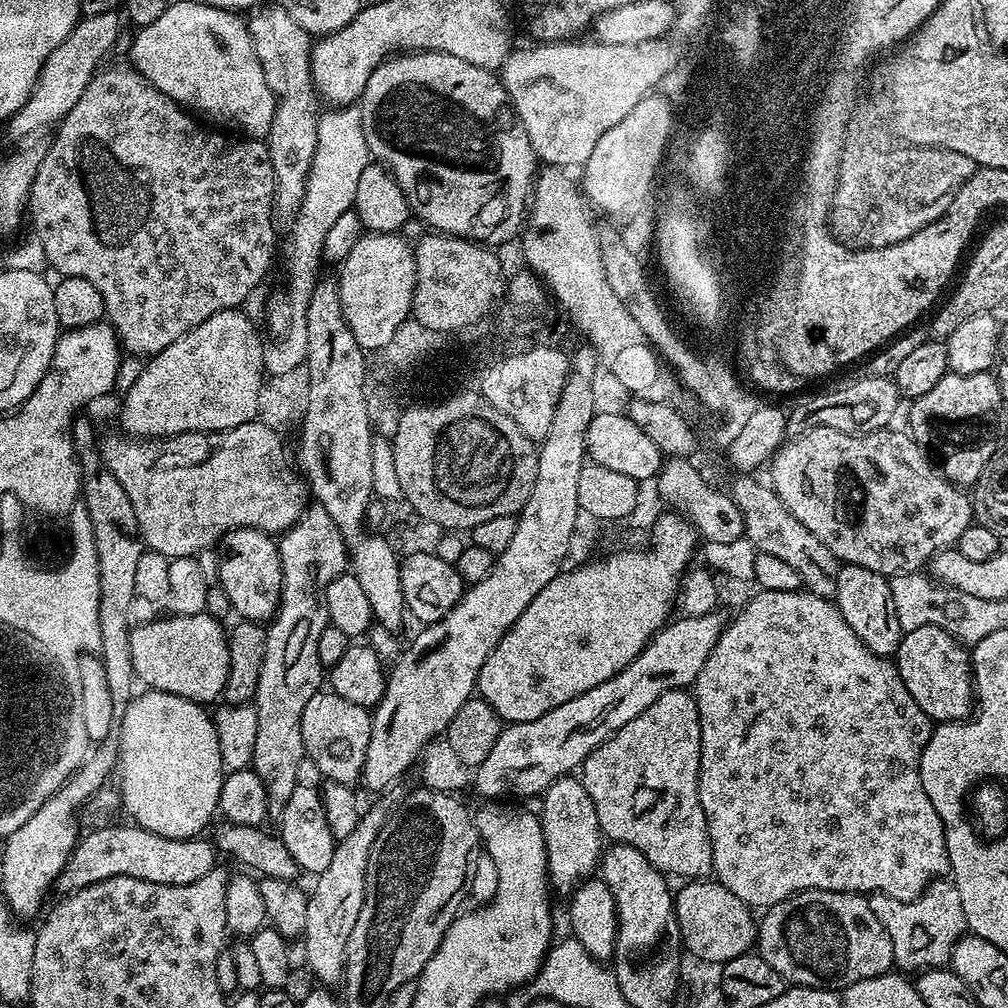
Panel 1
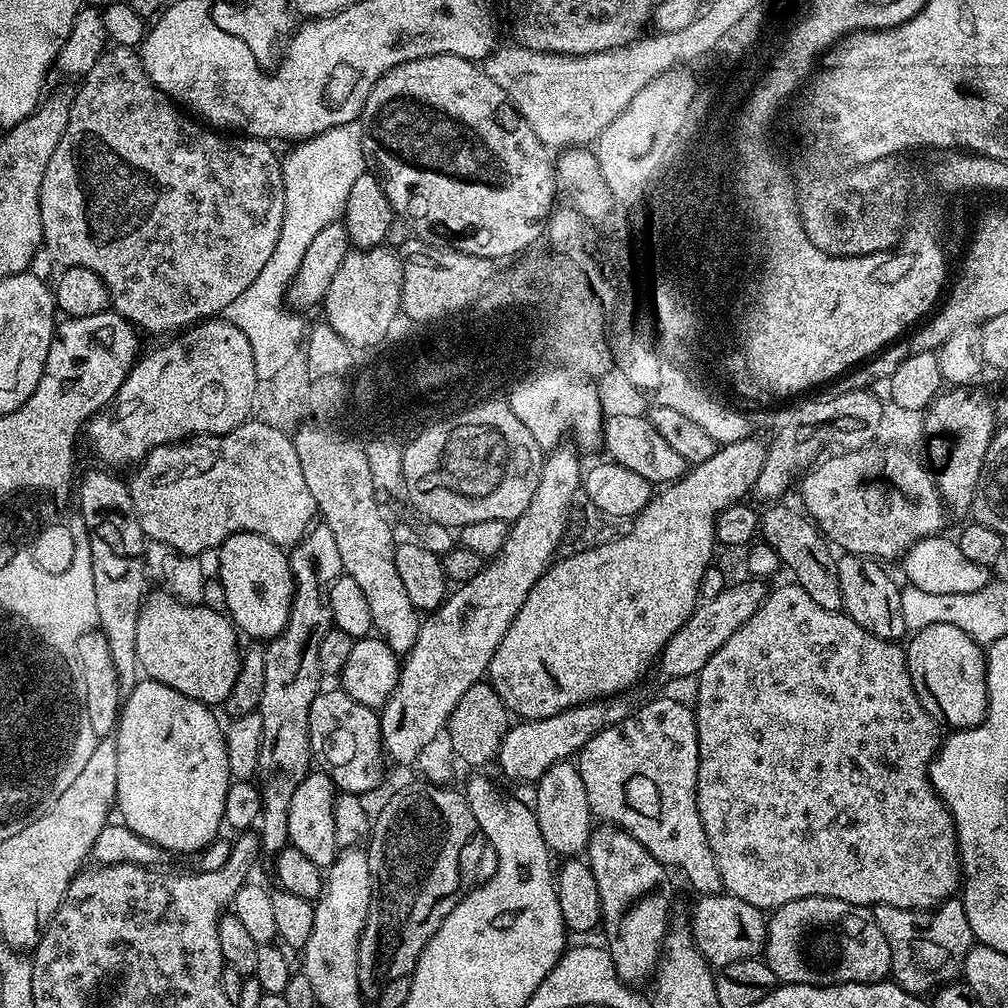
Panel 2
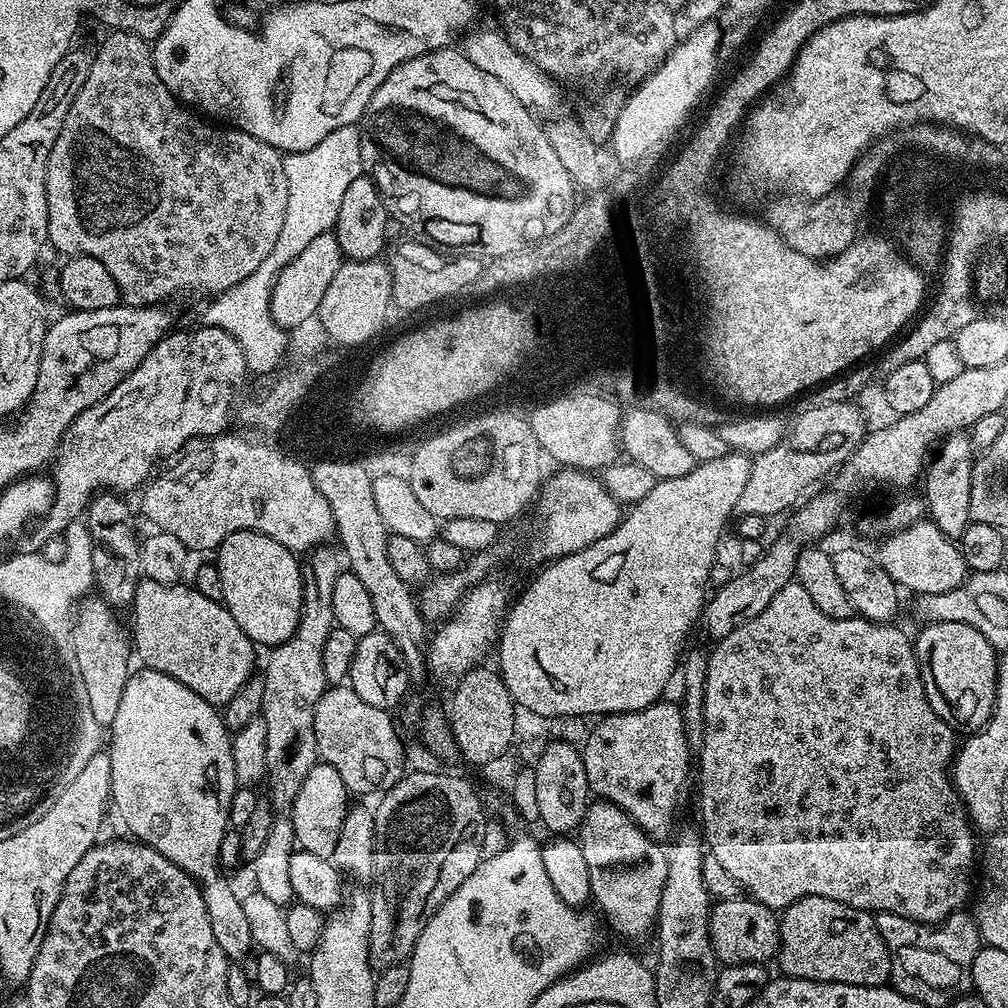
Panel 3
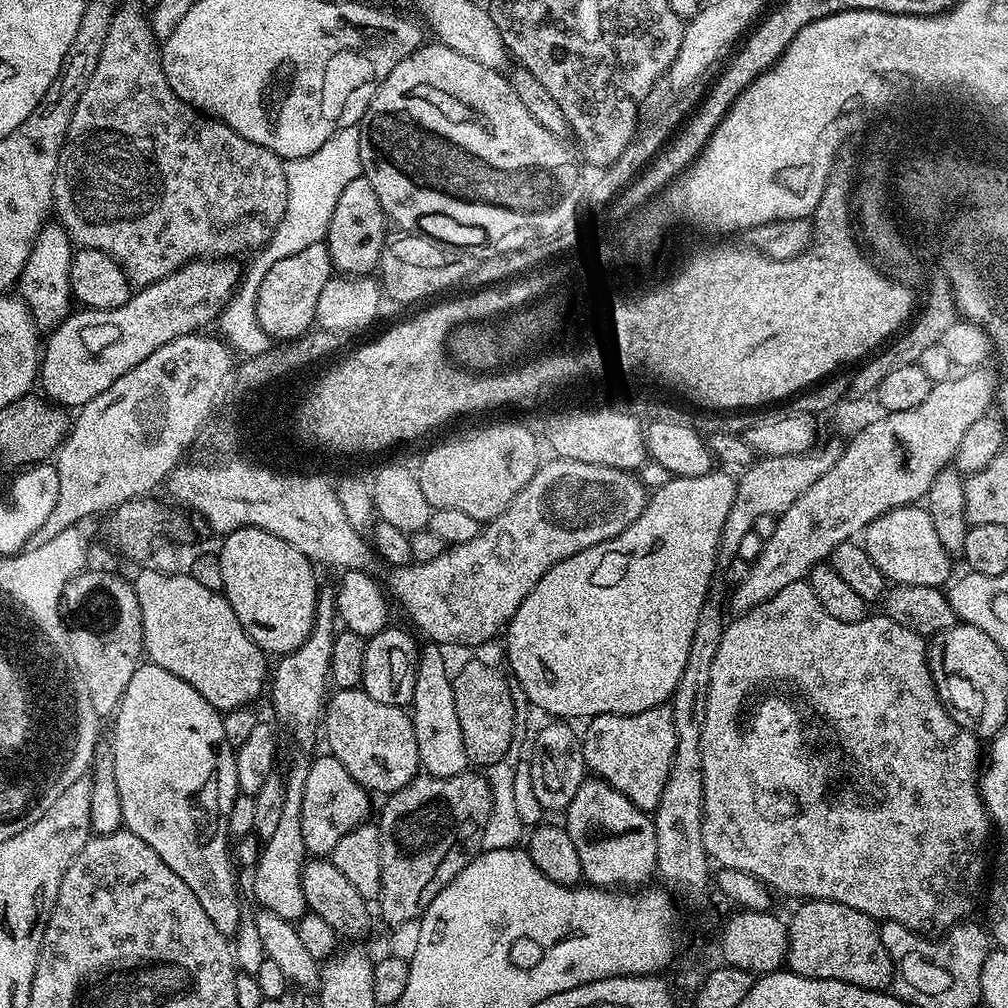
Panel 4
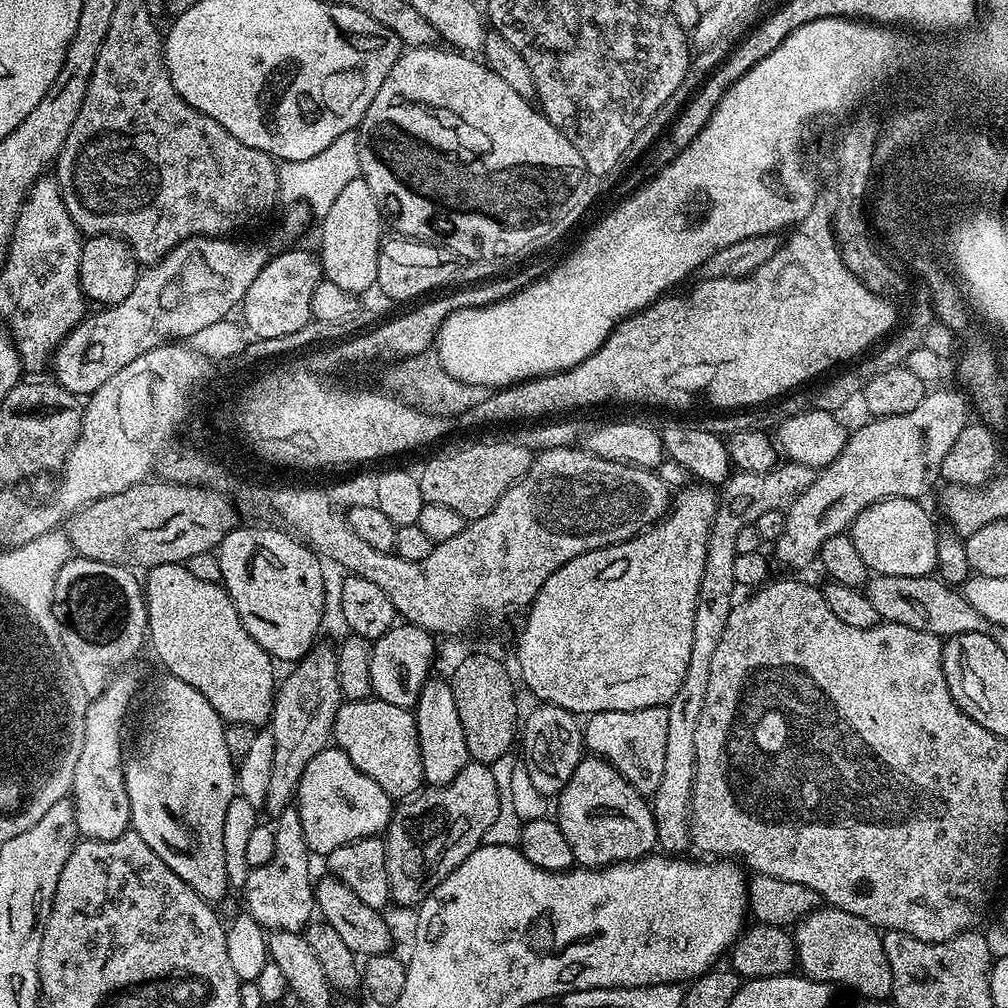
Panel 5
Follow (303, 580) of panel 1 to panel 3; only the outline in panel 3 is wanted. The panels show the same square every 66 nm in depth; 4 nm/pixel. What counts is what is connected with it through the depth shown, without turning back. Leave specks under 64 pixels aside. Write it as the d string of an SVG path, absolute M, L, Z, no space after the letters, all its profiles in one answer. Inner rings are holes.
M317 546L307 553L302 564L304 573L304 605L298 622L298 630L286 642L275 645L268 656L268 665L262 668L264 677L264 711L266 722L266 799L272 806L273 818L270 838L266 846L254 857L256 864L252 876L256 879L255 891L266 894L273 902L288 906L294 897L290 886L290 858L298 845L294 834L292 811L294 798L306 782L306 774L318 762L314 738L314 706L322 698L326 681L322 674L322 648L336 623L334 618L334 578L342 570L342 560L332 546Z

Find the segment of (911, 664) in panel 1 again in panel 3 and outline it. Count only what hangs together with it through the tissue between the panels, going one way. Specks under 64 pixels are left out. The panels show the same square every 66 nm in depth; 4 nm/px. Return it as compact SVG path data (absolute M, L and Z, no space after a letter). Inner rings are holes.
M938 620L925 623L923 627L924 629L914 636L914 647L922 686L934 714L938 714L938 718L942 718L942 722L949 724L952 729L959 729L961 733L964 731L964 734L975 734L981 728L987 728L992 708L996 705L997 649L993 648L992 643L977 628L966 622Z

